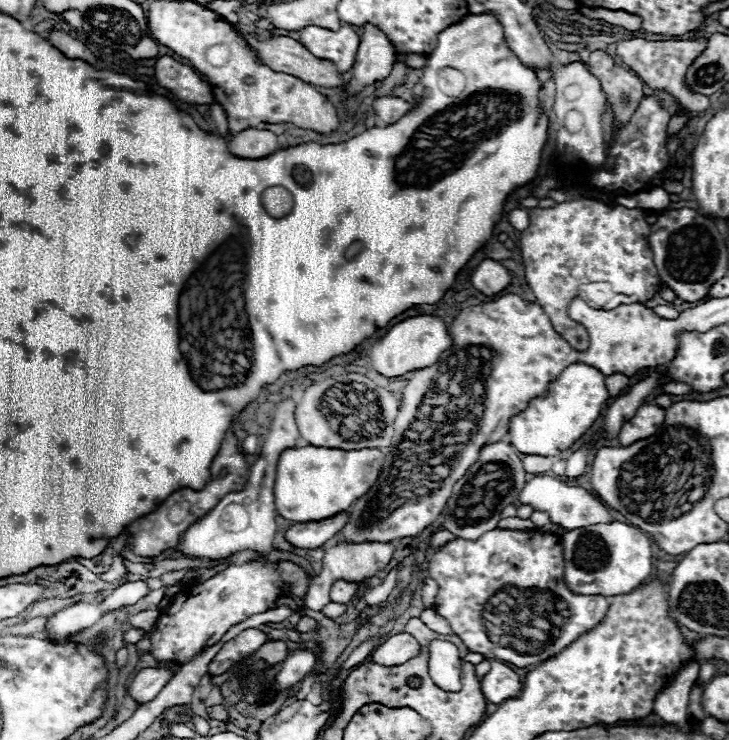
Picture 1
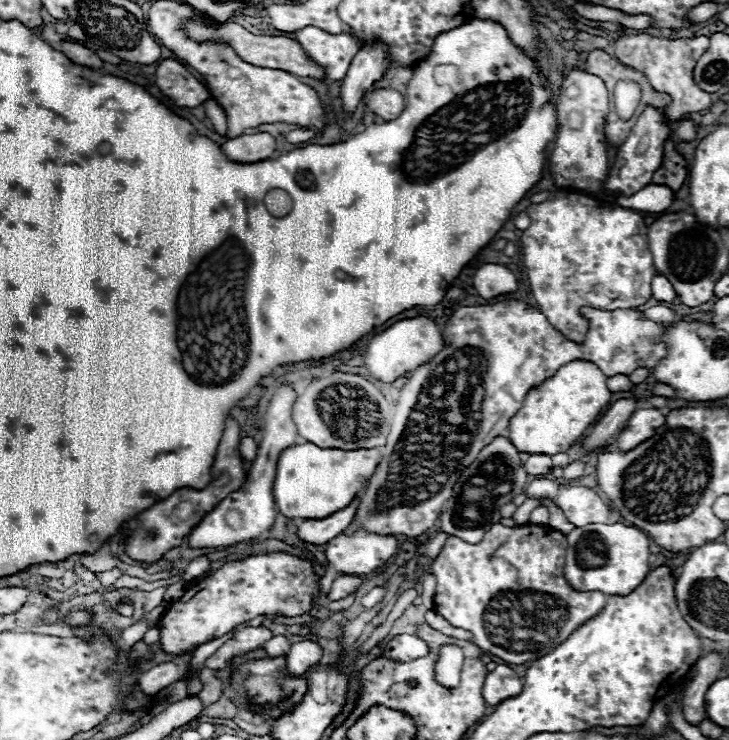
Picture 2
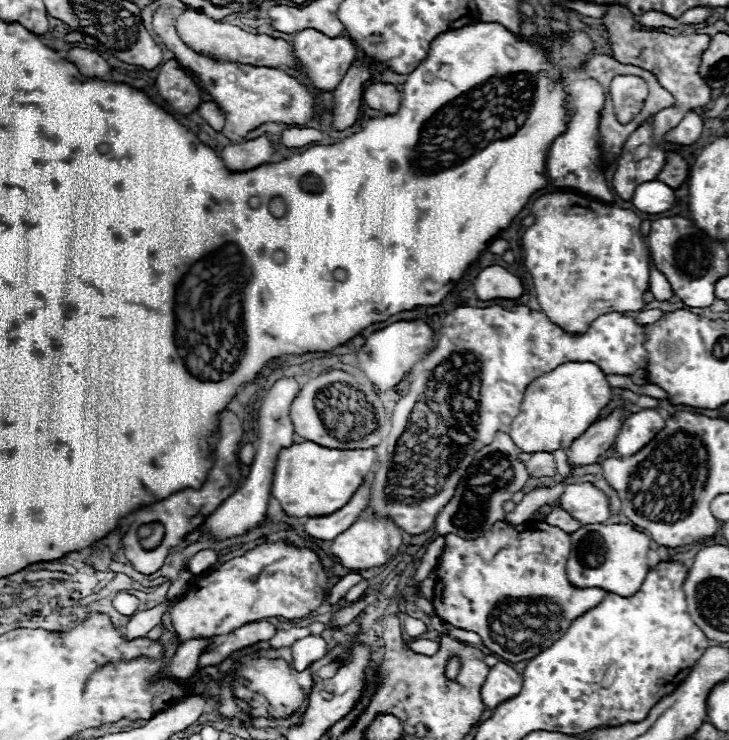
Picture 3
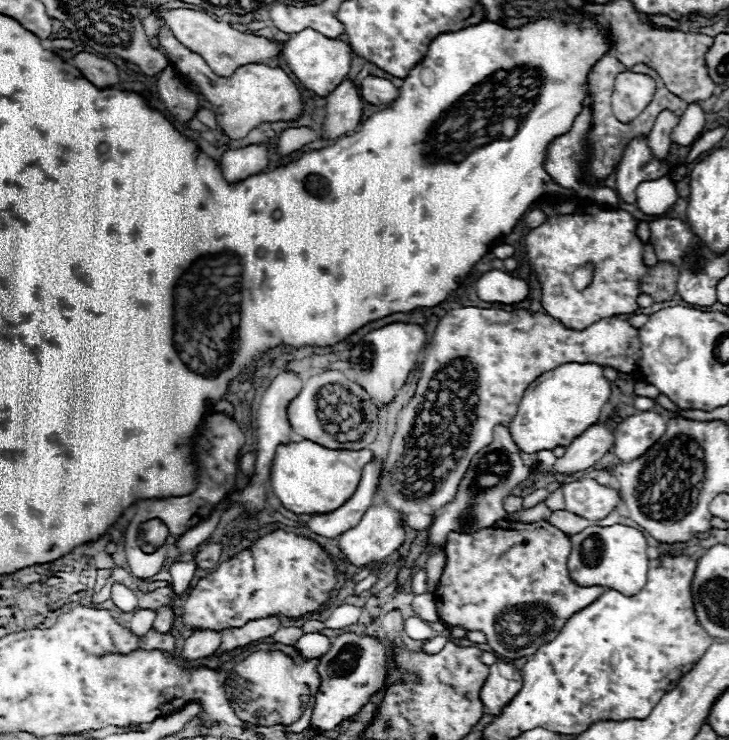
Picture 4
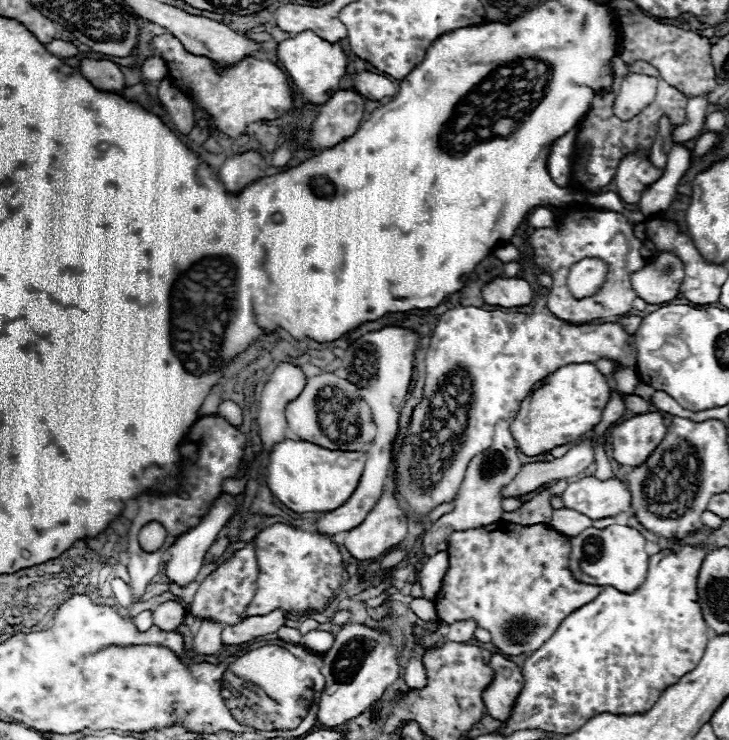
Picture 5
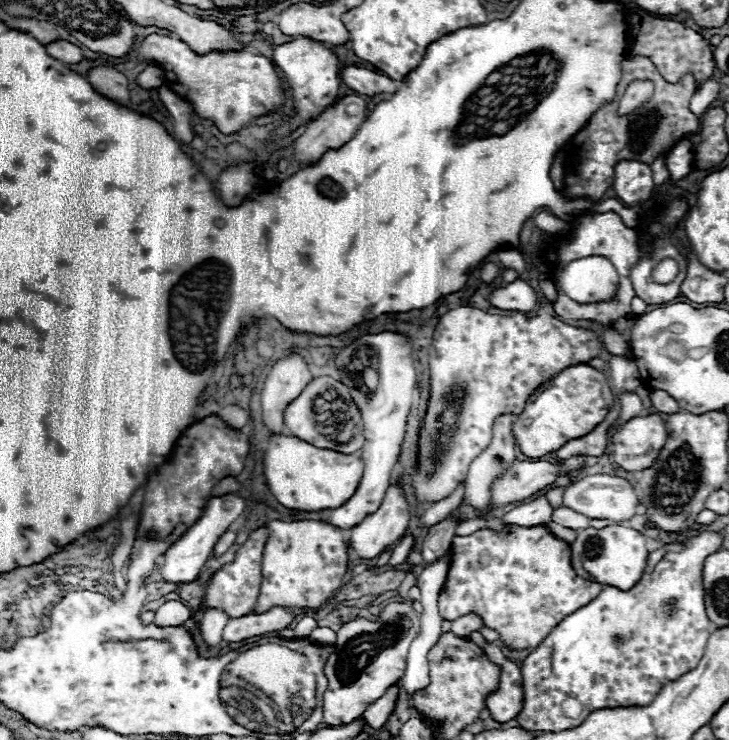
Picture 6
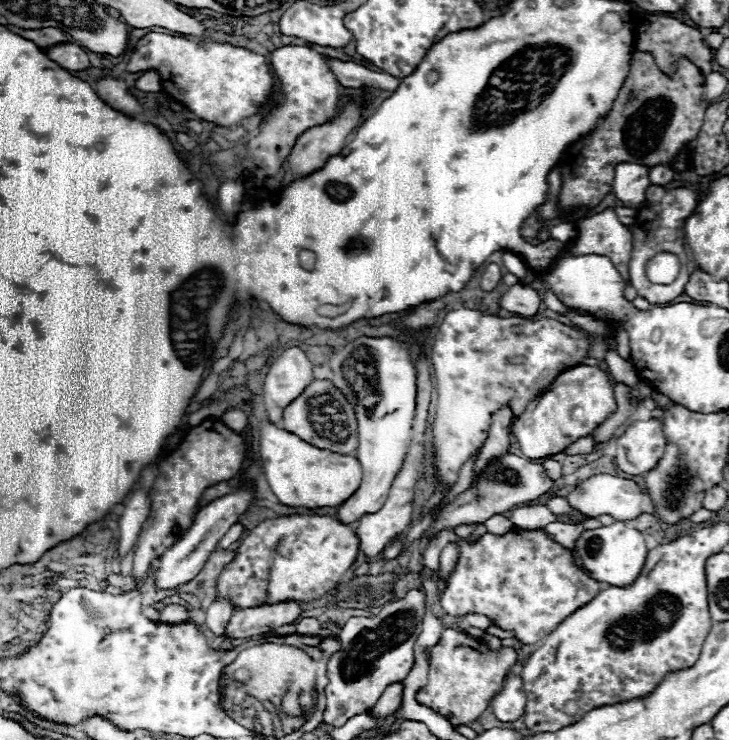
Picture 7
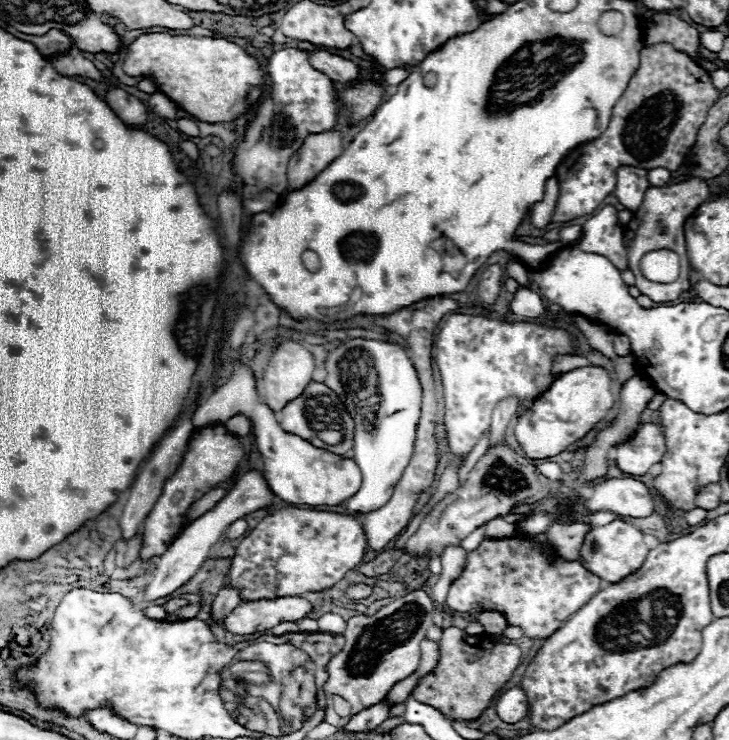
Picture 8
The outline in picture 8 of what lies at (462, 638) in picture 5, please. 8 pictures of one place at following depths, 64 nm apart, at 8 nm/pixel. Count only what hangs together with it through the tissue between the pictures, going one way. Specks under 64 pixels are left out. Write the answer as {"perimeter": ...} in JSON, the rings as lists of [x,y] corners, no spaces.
{"perimeter":[[[482,612],[478,616],[478,622],[486,628],[488,634],[502,634],[508,626],[506,618],[500,614],[500,612]]]}

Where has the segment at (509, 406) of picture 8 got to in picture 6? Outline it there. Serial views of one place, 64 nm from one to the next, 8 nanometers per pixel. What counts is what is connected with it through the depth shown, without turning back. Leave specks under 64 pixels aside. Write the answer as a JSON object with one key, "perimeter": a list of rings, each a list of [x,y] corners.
{"perimeter":[[[502,414],[494,420],[492,442],[468,468],[464,500],[474,508],[490,504],[490,486],[496,476],[502,476],[516,458],[516,440],[512,436],[512,414]]]}

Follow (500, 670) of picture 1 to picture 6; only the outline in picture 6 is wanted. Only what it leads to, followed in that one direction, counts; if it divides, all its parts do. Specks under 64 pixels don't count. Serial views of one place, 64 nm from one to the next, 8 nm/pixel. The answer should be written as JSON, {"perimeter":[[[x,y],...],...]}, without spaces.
{"perimeter":[[[484,642],[482,648],[486,650],[486,654],[492,662],[502,666],[500,688],[486,698],[486,708],[490,710],[490,714],[496,722],[514,720],[520,714],[522,702],[524,702],[520,668],[512,660],[508,660],[494,642]]]}

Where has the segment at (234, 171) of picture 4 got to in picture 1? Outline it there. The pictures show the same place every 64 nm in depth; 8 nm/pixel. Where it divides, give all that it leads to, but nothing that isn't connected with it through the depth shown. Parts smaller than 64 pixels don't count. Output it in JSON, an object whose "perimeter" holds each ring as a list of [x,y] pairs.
{"perimeter":[[[244,130],[228,142],[228,150],[238,158],[264,158],[276,152],[276,134],[270,130]]]}

